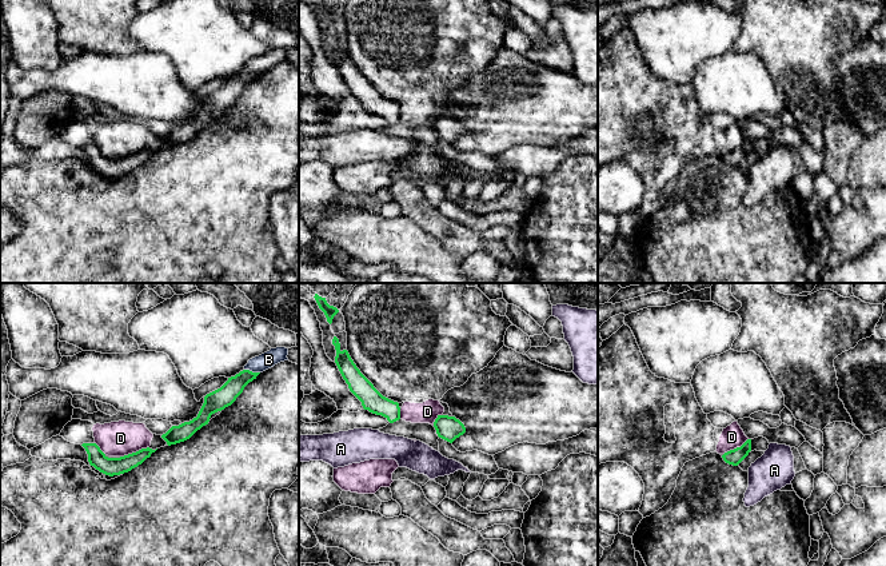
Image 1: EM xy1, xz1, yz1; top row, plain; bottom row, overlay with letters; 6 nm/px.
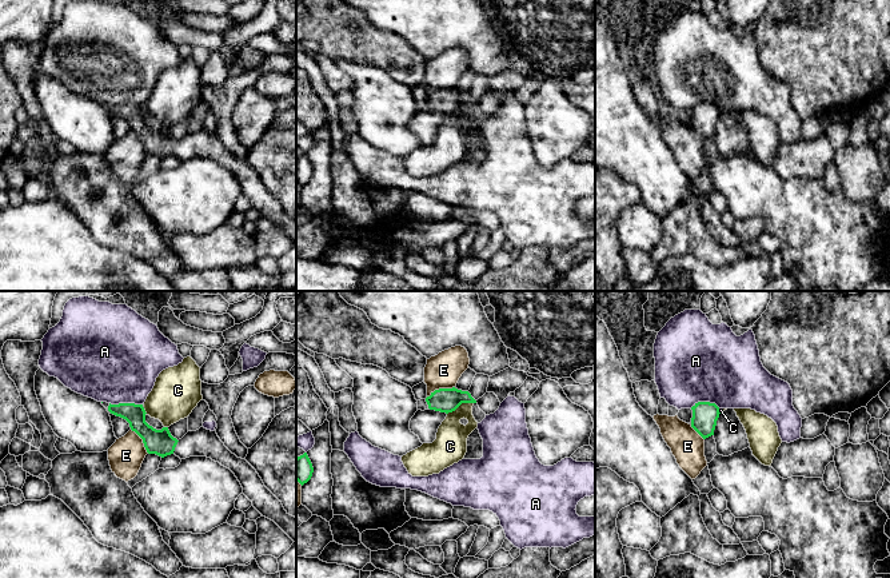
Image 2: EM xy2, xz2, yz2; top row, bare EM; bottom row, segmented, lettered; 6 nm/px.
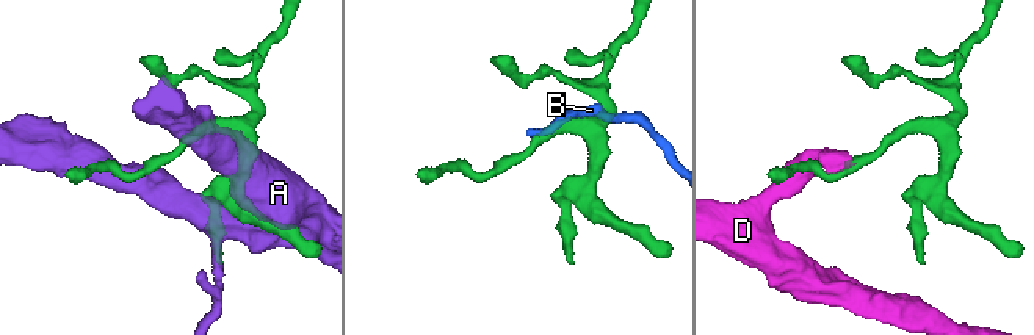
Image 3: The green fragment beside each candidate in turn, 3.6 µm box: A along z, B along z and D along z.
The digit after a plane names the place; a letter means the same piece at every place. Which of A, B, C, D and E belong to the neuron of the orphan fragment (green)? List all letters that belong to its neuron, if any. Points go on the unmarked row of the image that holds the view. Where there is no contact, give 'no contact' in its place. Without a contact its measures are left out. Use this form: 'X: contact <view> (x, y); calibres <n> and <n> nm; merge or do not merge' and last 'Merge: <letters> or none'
A: contact xy2 (126, 104); calibres 130 and 480 nm; do not merge
B: contact xy1 (252, 74); calibres 120 and 100 nm; do not merge
C: contact xz2 (459, 106); calibres 140 and 190 nm; do not merge
D: contact xy1 (134, 154); calibres 110 and 220 nm; do not merge
E: contact xz2 (440, 90); calibres 140 and 200 nm; do not merge
Merge: none

